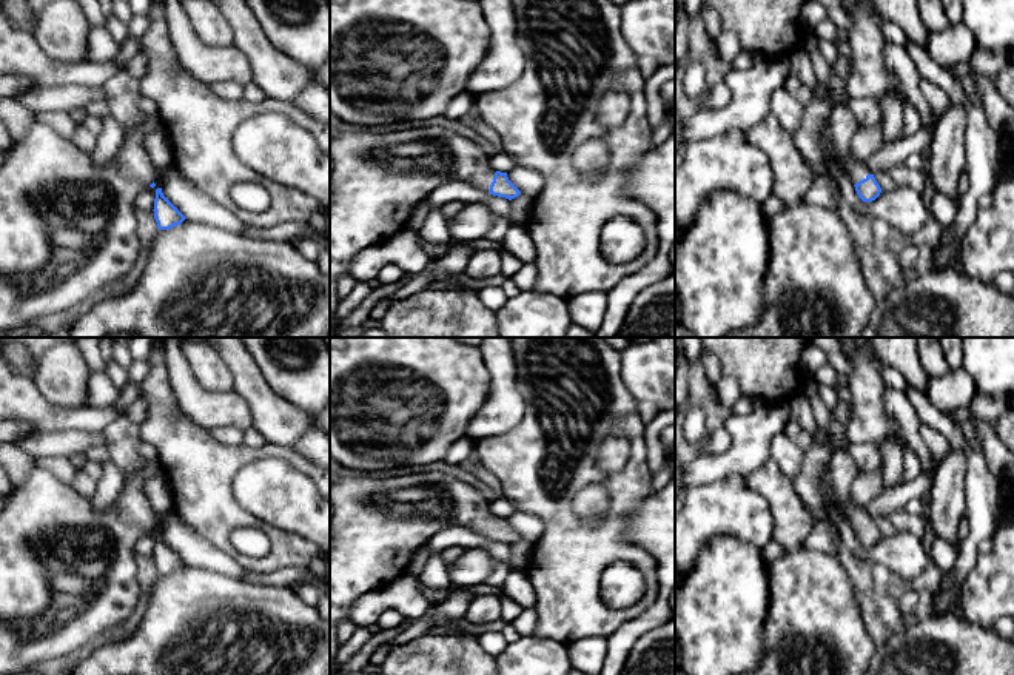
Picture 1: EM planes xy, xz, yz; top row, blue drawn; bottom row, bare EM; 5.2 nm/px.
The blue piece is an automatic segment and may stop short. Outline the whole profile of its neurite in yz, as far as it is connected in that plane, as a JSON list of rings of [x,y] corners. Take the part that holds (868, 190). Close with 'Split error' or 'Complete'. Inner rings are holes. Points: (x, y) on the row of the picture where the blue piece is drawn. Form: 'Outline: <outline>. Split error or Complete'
Outline: [[[841,105],[831,109],[824,128],[831,137],[831,153],[840,162],[843,171],[851,177],[858,197],[863,202],[872,202],[880,196],[881,188],[865,162],[854,159],[851,154],[851,140],[858,126],[848,105]]]. Split error

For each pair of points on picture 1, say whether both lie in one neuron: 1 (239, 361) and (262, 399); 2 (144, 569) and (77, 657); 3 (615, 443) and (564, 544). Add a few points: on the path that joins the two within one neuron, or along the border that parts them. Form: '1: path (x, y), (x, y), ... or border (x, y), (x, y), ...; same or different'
1: path (244, 370), (255, 390); same
2: path (145, 595), (137, 615), (124, 629), (104, 638); same
3: border (606, 433), (597, 455), (597, 464), (612, 473); different

